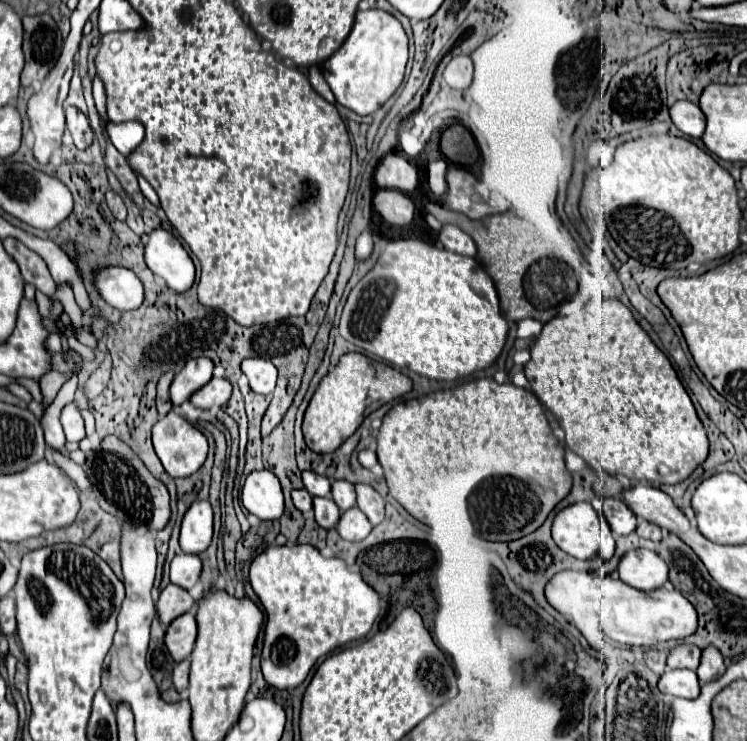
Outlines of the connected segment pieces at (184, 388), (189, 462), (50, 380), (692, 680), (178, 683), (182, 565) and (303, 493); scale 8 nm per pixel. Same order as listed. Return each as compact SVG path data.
M196 357L186 361L184 369L174 377L170 387L170 397L174 407L184 403L194 391L206 385L212 379L212 369L214 369L214 361L208 357Z
M170 411L164 419L160 419L154 427L152 427L152 443L156 449L156 455L160 457L166 473L174 479L178 477L190 477L194 475L206 461L208 455L208 439L204 437L204 433L200 433L194 425L190 425L180 413Z
M50 372L40 379L40 388L43 395L42 404L48 407L56 398L60 387L71 377L71 373L61 374Z
M686 669L666 671L658 681L658 689L660 689L660 693L684 697L684 699L696 699L698 693L700 693L700 685L698 685L696 673L694 671L686 671Z
M190 659L186 661L180 661L176 667L174 667L174 687L178 689L178 693L182 697L186 697L186 691L188 691L188 677L190 677Z
M180 553L170 563L170 581L184 589L192 589L202 575L202 559L198 555Z
M306 489L294 491L294 493L292 493L292 501L294 501L294 505L296 505L298 511L302 511L302 513L312 511L312 495L310 495Z

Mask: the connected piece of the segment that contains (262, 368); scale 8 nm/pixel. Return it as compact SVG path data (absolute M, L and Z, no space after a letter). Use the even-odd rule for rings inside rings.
M252 357L242 361L242 371L250 381L250 389L254 393L272 393L276 385L276 367L268 359Z

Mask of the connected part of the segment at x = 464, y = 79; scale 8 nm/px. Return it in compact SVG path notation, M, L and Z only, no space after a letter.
M468 55L454 57L444 69L444 81L452 89L468 89L472 83L472 59Z

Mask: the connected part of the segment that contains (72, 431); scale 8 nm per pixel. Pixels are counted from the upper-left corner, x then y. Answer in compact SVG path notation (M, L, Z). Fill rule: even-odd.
M76 401L68 403L62 409L60 423L64 427L64 433L66 433L68 441L80 441L80 439L84 439L84 435L86 435L86 431L84 431L84 419L80 415L80 407L78 407Z

